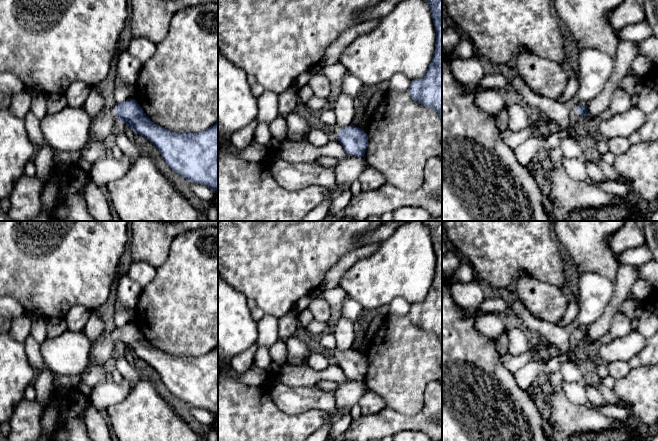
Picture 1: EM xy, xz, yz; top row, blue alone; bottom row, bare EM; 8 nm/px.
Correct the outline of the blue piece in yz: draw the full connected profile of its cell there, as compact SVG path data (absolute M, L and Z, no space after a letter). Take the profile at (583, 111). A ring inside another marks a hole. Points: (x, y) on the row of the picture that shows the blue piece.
M580 105L574 107L569 114L571 127L574 130L581 131L580 120L586 115L589 115L586 105L584 107Z

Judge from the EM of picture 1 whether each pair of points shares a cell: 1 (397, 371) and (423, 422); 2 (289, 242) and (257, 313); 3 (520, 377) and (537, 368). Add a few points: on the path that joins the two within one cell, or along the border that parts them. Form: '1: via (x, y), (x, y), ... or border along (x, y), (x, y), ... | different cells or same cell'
1: border along (424, 388), (424, 405), (419, 411), (395, 411) | different cells
2: border along (257, 306), (265, 313) | different cells
3: via (524, 377), (533, 369) | same cell

